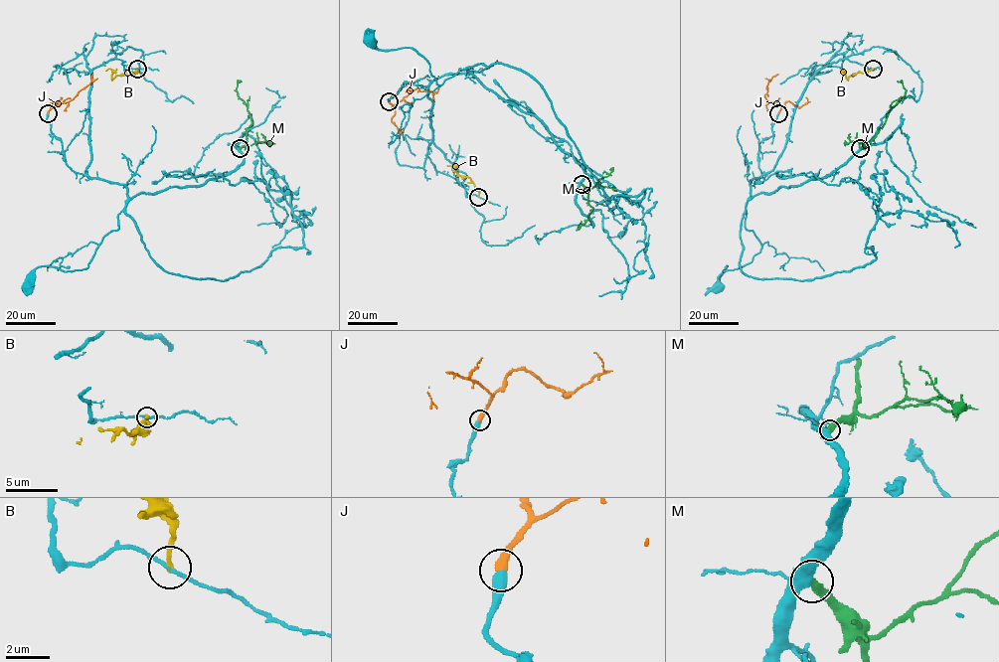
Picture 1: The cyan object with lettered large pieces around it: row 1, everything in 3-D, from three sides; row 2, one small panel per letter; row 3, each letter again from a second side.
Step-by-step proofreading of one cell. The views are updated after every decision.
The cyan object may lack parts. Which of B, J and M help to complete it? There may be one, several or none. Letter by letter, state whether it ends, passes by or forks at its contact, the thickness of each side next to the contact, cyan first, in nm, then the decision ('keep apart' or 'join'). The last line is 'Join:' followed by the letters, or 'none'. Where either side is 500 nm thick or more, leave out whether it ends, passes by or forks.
B: it ends | 160/220 nm | keep apart
J: it ends | 480/400 nm | join
M: it ends | 400/400 nm | keep apart
Join: J

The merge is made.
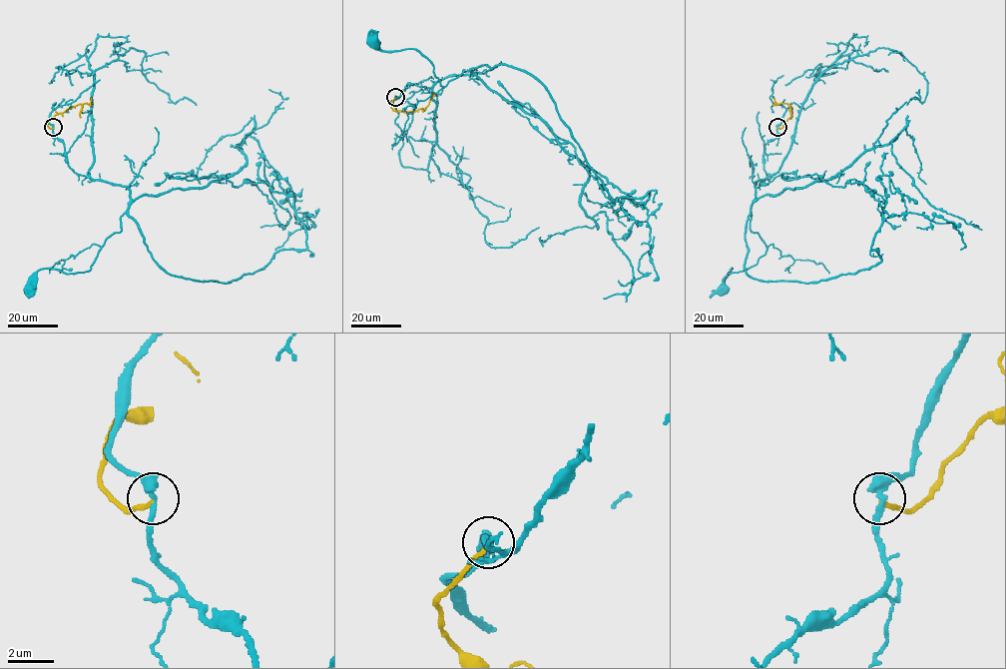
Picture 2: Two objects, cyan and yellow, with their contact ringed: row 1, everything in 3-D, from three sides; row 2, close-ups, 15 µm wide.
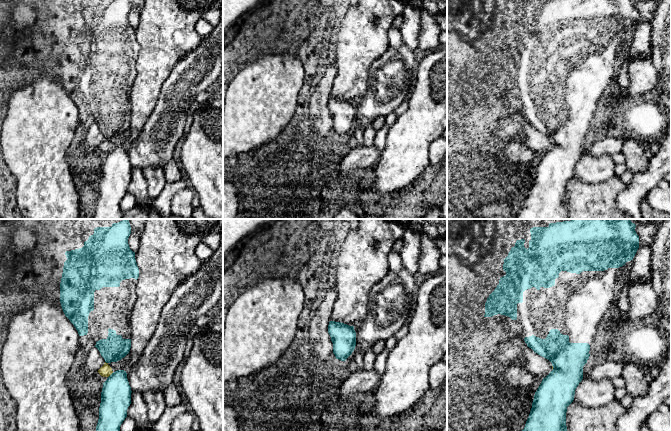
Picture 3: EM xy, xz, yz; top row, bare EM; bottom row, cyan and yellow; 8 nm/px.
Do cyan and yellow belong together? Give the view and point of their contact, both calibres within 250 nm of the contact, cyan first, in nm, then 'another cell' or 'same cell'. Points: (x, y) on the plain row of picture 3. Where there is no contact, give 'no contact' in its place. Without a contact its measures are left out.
meets cyan in xy at (110, 151); 240 nm thick on the cyan side, 90 nm on the other; another cell

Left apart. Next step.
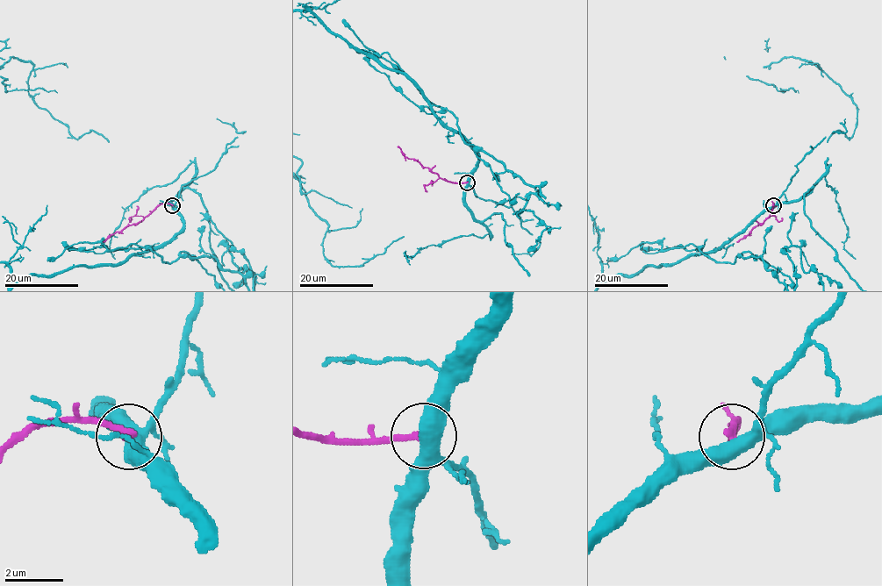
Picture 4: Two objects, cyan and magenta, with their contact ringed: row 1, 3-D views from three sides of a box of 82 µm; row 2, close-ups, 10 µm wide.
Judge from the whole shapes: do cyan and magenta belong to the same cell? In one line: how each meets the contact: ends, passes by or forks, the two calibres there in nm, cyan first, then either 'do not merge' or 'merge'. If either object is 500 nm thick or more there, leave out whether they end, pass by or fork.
cyan forks there; magenta ends there; 440 nm thick on the cyan side, 240 nm on the other; do not merge

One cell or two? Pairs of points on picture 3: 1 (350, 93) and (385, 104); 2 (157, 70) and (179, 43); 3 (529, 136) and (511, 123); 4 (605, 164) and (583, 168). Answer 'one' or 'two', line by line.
1: two
2: one
3: one
4: one

